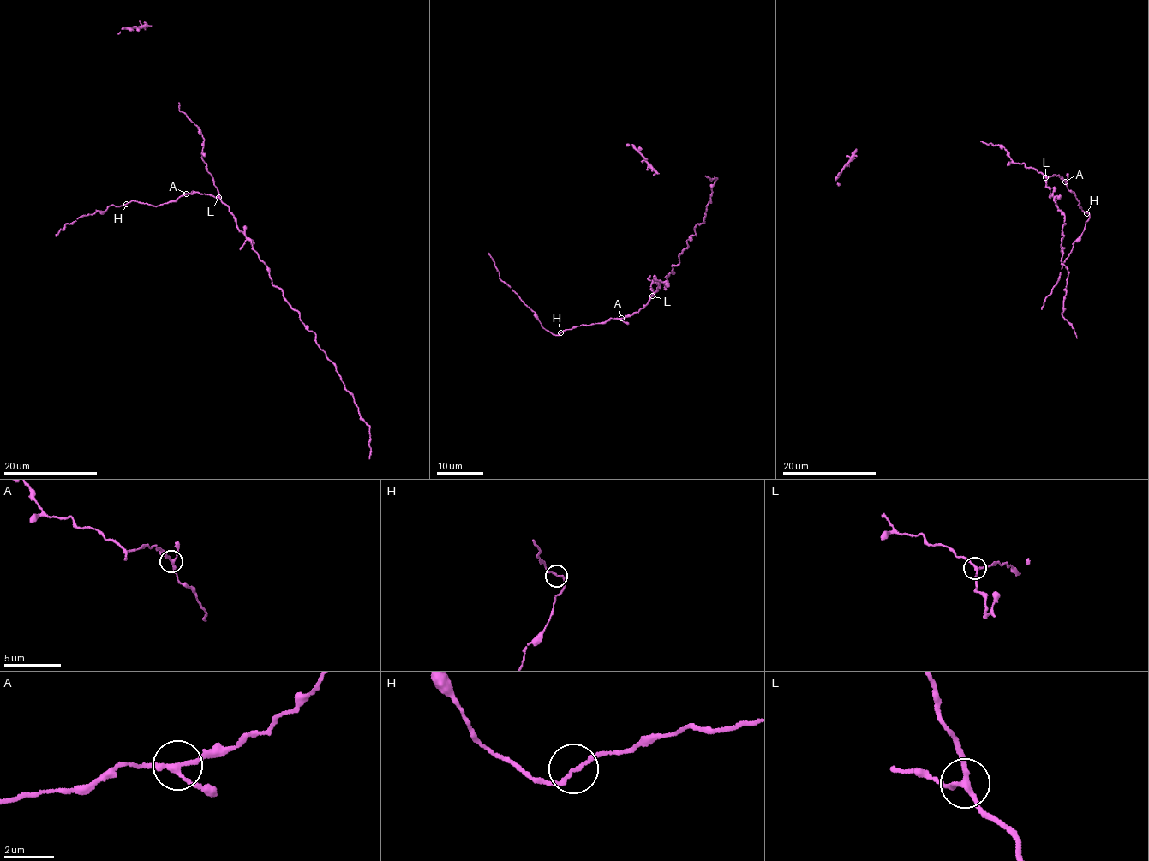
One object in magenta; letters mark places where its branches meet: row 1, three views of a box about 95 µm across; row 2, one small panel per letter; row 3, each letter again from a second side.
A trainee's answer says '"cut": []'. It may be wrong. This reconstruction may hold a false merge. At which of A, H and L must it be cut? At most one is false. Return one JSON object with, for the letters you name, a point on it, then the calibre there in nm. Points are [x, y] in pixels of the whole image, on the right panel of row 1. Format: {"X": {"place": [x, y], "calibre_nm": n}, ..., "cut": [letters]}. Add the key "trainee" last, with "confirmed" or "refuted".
{"L": {"place": [1045, 177], "calibre_nm": 190}, "cut": ["L"], "trainee": "refuted"}

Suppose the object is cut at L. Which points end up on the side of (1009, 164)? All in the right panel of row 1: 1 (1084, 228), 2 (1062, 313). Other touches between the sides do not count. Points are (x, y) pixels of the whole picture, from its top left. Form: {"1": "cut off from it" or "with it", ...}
{"1": "cut off from it", "2": "with it"}

